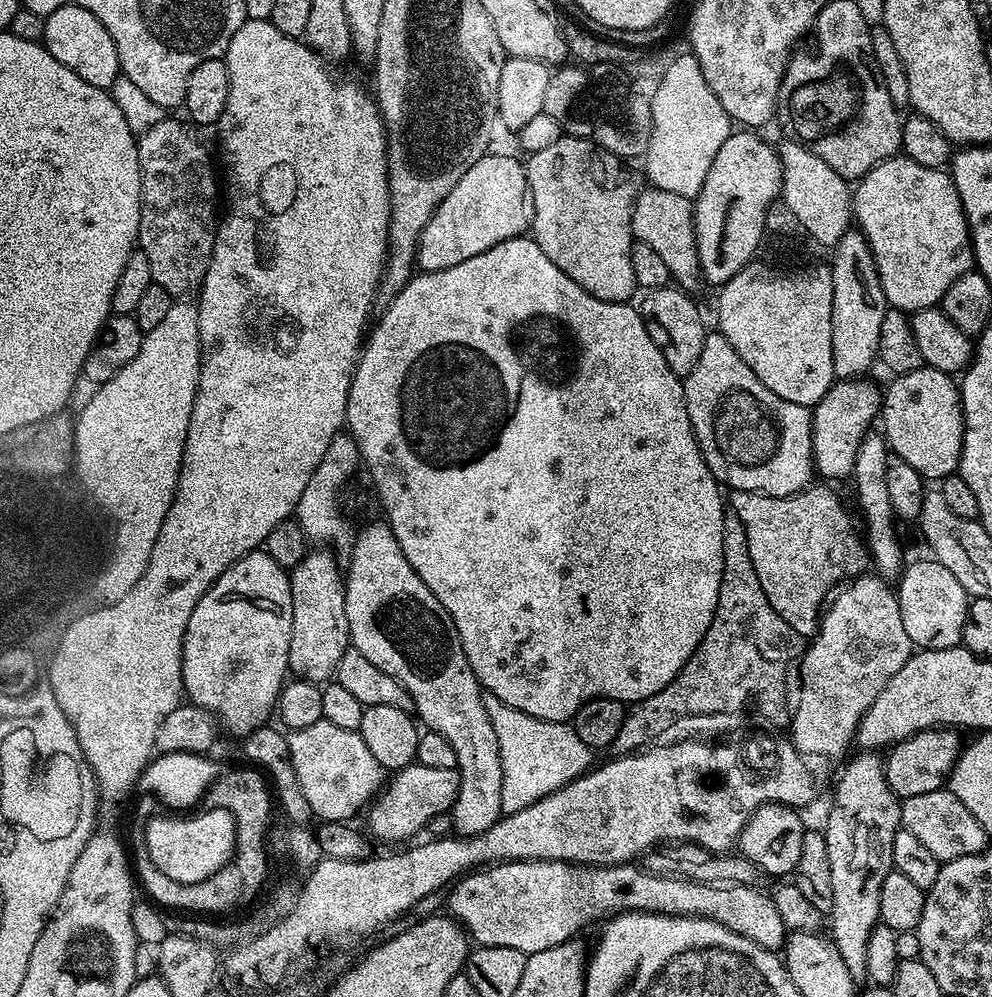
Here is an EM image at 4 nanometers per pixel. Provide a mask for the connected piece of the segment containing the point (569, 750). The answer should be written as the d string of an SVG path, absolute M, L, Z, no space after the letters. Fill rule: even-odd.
M484 692L483 705L497 735L502 758L502 814L517 813L546 794L569 784L591 769L593 749L588 748L573 725L546 722L507 706L494 694Z

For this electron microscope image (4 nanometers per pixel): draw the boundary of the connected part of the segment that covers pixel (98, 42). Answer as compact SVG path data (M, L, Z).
M65 2L54 14L44 17L43 46L48 53L62 66L74 70L82 82L90 82L90 86L111 89L116 77L121 75L118 62L118 50L114 50L114 38L106 34L106 26L90 14L90 10L82 10L75 2Z

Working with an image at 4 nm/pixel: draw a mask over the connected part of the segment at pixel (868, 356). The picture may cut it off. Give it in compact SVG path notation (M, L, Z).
M849 230L835 244L830 267L832 270L832 361L836 380L854 380L868 374L872 363L880 355L878 338L882 334L882 318L890 307L882 282L878 278L878 266L868 246L868 240L859 230Z

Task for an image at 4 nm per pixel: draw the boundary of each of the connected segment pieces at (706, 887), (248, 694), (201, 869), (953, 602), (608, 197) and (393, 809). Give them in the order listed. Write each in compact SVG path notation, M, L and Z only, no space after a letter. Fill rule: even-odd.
M505 860L497 862L483 870L473 870L457 879L451 885L448 900L446 896L446 908L453 920L468 933L473 945L485 948L486 946L510 946L510 950L522 950L525 954L531 954L538 950L550 950L559 944L565 944L567 940L573 939L583 930L587 924L594 920L603 921L605 918L611 918L621 912L657 912L663 916L701 916L707 920L718 922L726 926L734 934L742 934L742 938L750 938L758 946L769 950L783 949L786 943L786 929L782 922L781 915L778 914L778 906L774 906L771 895L763 892L760 886L756 884L711 884L710 882L698 882L697 880L687 880L681 876L661 876L659 872L649 872L643 867L635 868L635 863L614 864L611 866L589 866L586 864L568 864L565 860Z
M264 550L247 552L241 560L236 560L223 572L206 590L204 597L194 606L194 614L190 614L190 622L186 622L186 634L184 635L184 645L182 646L182 678L184 679L184 691L187 699L198 707L206 709L212 713L218 721L219 727L224 728L235 738L249 736L255 728L261 727L264 720L269 715L273 715L276 700L280 697L280 689L286 683L289 675L288 655L290 654L290 634L292 633L292 582L289 573L280 566L274 558L268 556Z
M211 806L205 807L205 809L205 812L200 812L197 816L190 816L194 814L177 815L175 817L177 820L171 820L168 816L156 816L153 820L149 819L144 825L146 850L150 854L150 862L154 866L158 866L158 870L162 870L162 874L166 874L166 878L174 878L174 882L183 884L202 882L202 878L210 878L210 874L214 874L214 870L218 870L223 864L227 864L233 859L235 826L232 813Z
M934 558L916 560L907 565L898 577L898 599L902 610L902 626L906 626L906 634L910 634L913 645L917 649L955 648L962 641L962 630L966 622L966 614L970 597L968 591Z
M568 134L561 135L560 139L550 142L550 146L546 146L546 150L531 153L527 159L531 239L535 240L536 245L542 250L542 254L546 254L546 258L550 258L550 262L554 262L554 266L558 266L558 270L562 270L570 278L574 278L574 282L578 282L578 286L582 286L582 290L594 294L594 298L602 298L602 302L614 302L615 304L629 303L633 299L631 296L637 295L638 292L634 270L630 267L630 250L634 243L632 238L632 207L636 205L636 197L642 191L642 184L636 181L635 174L627 172L620 165L623 164L621 157L615 156L612 152L607 152L606 149L600 147L595 139L583 140L580 136L568 136Z
M413 762L399 769L393 776L396 777L393 780L391 777L383 785L382 791L366 809L368 828L380 840L411 841L415 832L427 829L432 818L447 813L458 798L460 773L456 768L433 770L430 766Z

